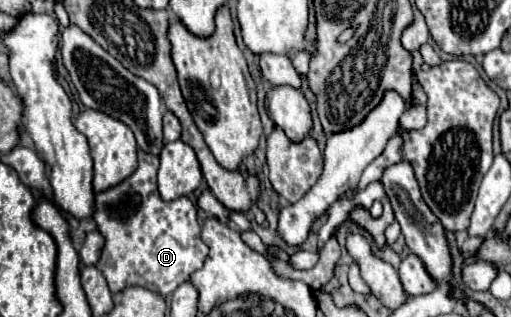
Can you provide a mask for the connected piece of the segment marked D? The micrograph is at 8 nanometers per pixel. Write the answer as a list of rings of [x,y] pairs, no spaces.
[[[138,151],[138,169],[116,187],[96,193],[92,219],[104,237],[102,259],[96,267],[106,277],[112,293],[140,285],[168,297],[178,285],[188,281],[208,257],[208,247],[200,239],[194,203],[188,197],[164,201],[156,187],[156,171],[158,157]]]

